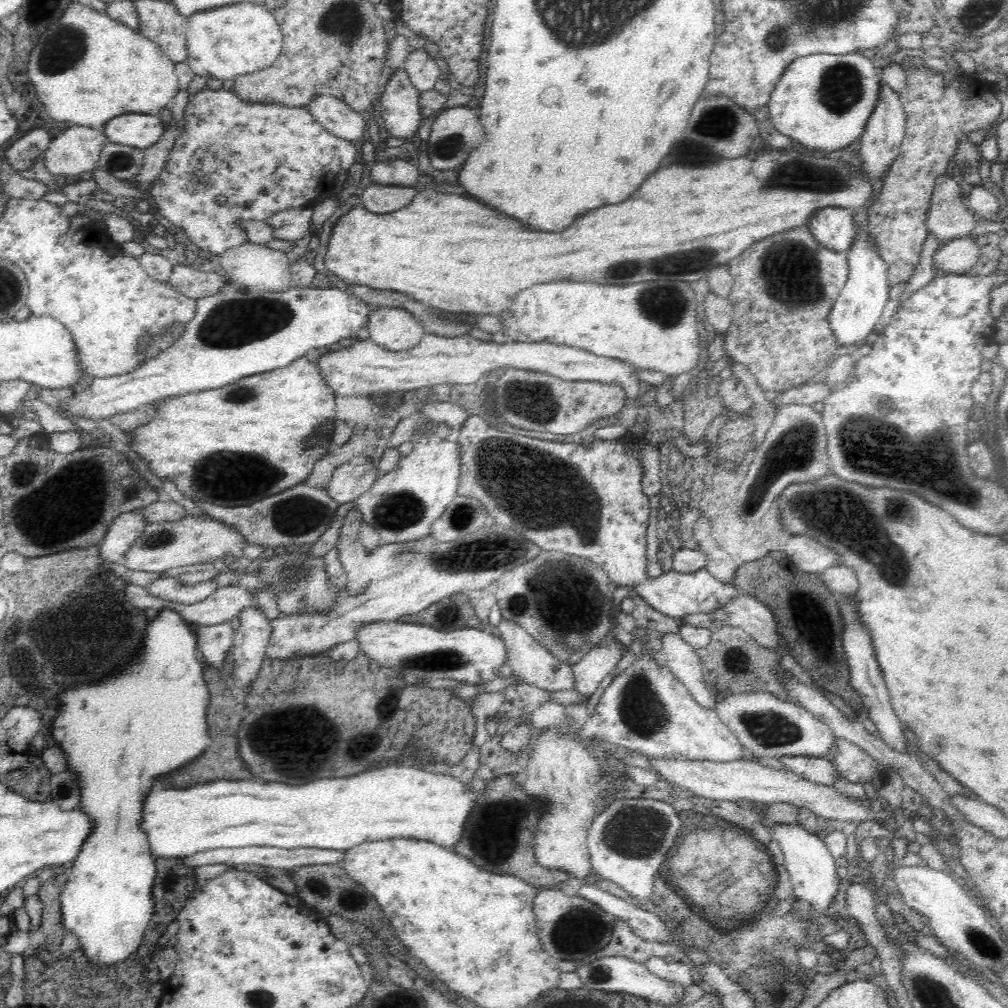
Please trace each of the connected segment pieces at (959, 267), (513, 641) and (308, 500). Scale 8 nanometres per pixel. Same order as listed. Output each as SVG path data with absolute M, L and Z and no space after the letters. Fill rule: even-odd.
M970 236L949 238L934 253L933 263L944 274L964 274L978 262L982 242Z
M502 618L496 627L496 633L500 634L504 645L506 645L506 653L508 653L506 662L512 669L512 676L499 676L493 681L488 681L488 684L483 686L488 692L502 691L502 688L518 684L518 682L531 684L548 691L575 689L575 676L571 665L560 661L559 657L556 657L551 651L538 644L536 639L530 636L520 624Z
M300 483L284 492L263 498L248 506L218 506L211 502L195 500L200 508L206 510L214 519L235 528L247 540L248 544L274 548L276 551L296 549L302 544L314 544L326 532L330 522L336 516L336 508L340 506L324 487L312 487Z

